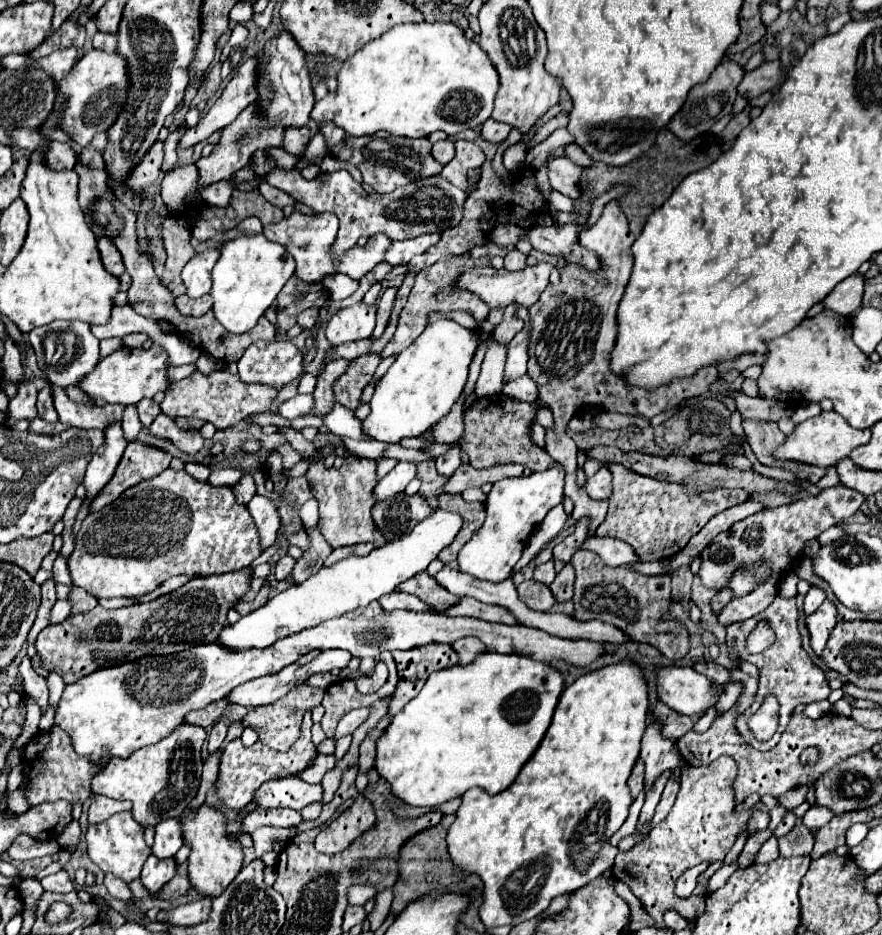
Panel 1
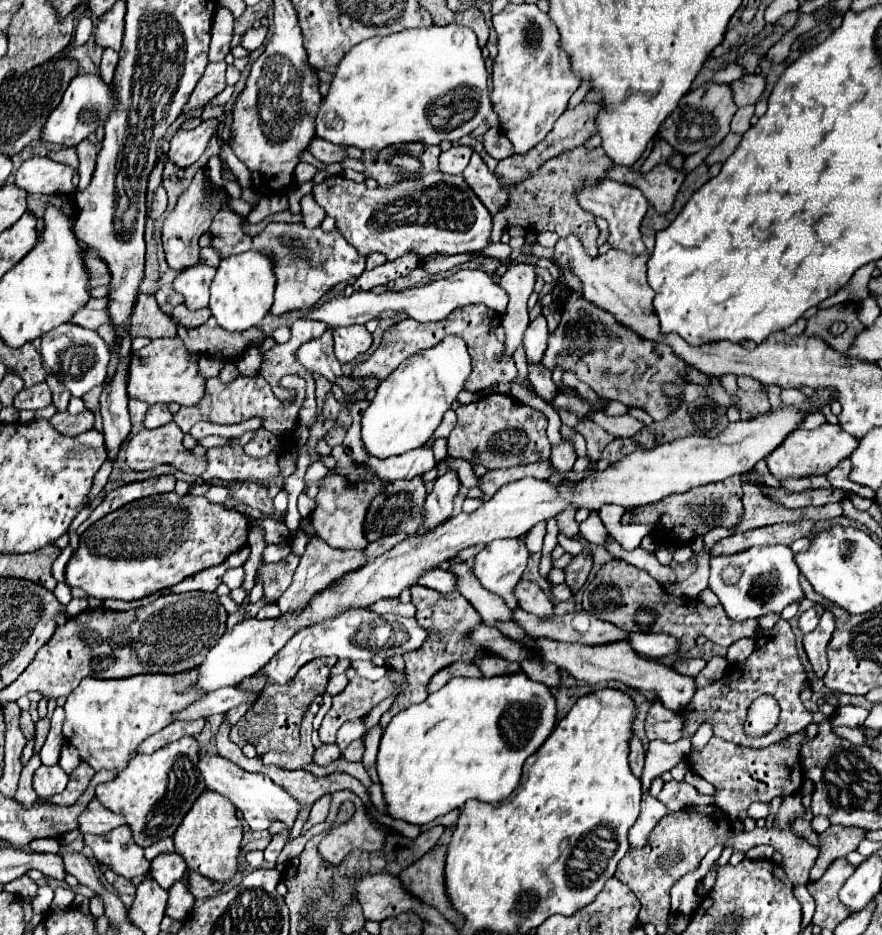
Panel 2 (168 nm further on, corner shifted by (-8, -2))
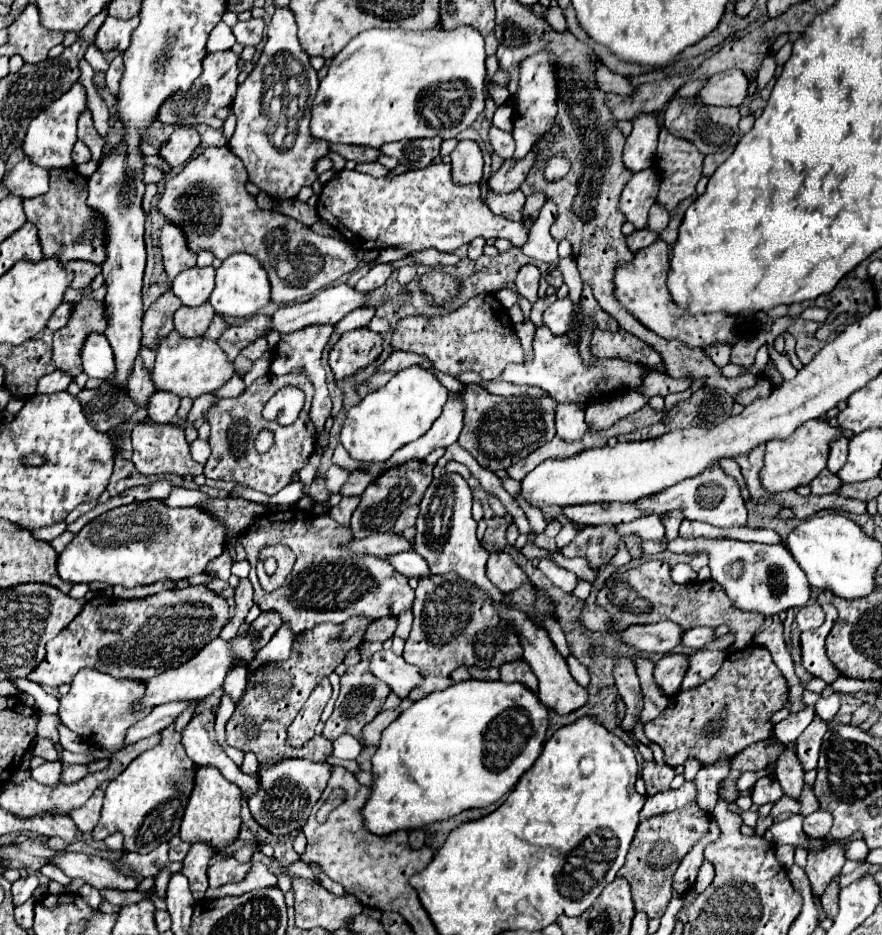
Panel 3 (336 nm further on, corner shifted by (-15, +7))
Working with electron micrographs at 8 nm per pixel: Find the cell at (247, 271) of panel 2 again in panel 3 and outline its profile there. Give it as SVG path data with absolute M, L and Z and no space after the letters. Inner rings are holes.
M232 254L216 270L216 288L212 290L208 302L212 304L214 312L220 316L236 314L232 318L250 318L270 302L268 274L264 274L264 268L256 258L248 254Z

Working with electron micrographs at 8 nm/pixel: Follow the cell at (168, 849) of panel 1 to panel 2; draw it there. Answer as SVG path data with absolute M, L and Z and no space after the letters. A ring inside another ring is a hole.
M177 851L161 853L151 861L151 877L163 885L163 889L169 889L177 879L181 879L187 871L187 865L183 857Z

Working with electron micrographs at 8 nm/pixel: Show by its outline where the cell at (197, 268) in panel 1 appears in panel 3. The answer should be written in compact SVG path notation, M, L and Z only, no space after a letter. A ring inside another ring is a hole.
M190 268L176 276L172 292L182 300L184 306L200 306L208 300L214 288L214 268Z

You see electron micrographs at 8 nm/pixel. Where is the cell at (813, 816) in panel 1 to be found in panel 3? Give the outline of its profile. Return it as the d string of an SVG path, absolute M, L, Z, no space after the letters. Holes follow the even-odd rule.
M816 810L810 816L804 818L804 834L808 838L826 838L830 834L830 826L832 826L832 814L824 812L824 810Z

